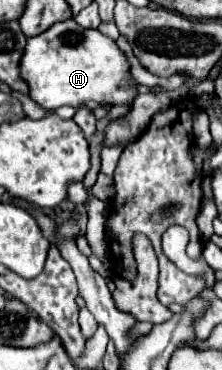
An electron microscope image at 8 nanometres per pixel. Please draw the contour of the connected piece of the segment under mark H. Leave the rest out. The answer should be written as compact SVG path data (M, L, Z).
M74 19L54 23L48 31L38 37L30 37L22 63L20 75L30 85L30 97L46 109L56 109L62 105L80 107L86 101L98 101L104 105L130 105L138 95L138 83L130 73L130 63L124 51L116 45L114 39L102 35L98 29L84 29Z

